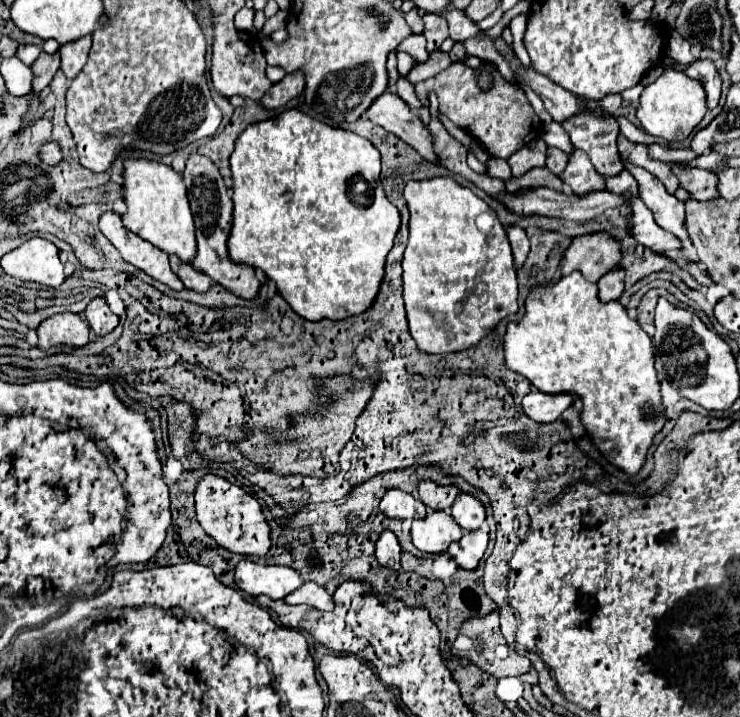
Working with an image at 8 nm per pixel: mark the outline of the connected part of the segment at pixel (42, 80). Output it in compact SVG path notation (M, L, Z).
M40 53L40 57L38 57L30 67L32 67L32 75L34 75L34 79L32 79L32 89L34 89L36 93L42 93L42 91L50 85L54 73L56 73L58 67L60 67L60 53L54 53L54 55Z

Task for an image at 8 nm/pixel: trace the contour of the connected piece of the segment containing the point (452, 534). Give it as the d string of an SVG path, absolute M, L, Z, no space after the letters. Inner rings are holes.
M428 511L424 519L412 523L412 543L422 553L444 553L448 545L460 537L462 529L448 511Z

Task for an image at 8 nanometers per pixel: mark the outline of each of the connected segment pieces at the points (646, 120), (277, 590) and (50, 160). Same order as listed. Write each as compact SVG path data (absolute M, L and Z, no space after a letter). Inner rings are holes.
M668 69L652 85L644 89L644 93L640 95L636 117L640 119L648 135L662 137L672 143L672 141L686 139L692 133L692 129L702 121L704 113L706 113L704 87L696 79L690 79L688 75L684 75L682 71Z
M242 559L234 567L236 587L252 597L268 595L272 599L284 599L288 593L302 585L300 573L286 565L258 565Z
M46 143L40 153L42 153L42 161L48 163L48 165L54 165L54 163L58 163L62 159L60 147L56 143Z

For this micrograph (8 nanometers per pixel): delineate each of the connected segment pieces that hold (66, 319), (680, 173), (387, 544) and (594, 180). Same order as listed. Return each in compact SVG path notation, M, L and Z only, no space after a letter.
M56 313L38 327L38 347L44 351L52 345L78 347L88 343L88 337L90 327L80 313Z
M672 163L672 173L680 179L680 187L684 187L694 199L704 201L718 197L718 173L686 167L682 163Z
M392 531L380 533L380 537L376 541L376 553L374 553L378 563L388 569L400 571L400 553L402 553L402 549L398 545L396 535L392 535Z
M576 149L574 155L570 157L560 179L576 195L584 195L584 193L590 193L590 191L604 189L604 179L600 175L596 175L596 169L592 169L592 163L588 161L584 151L580 151L580 149Z

